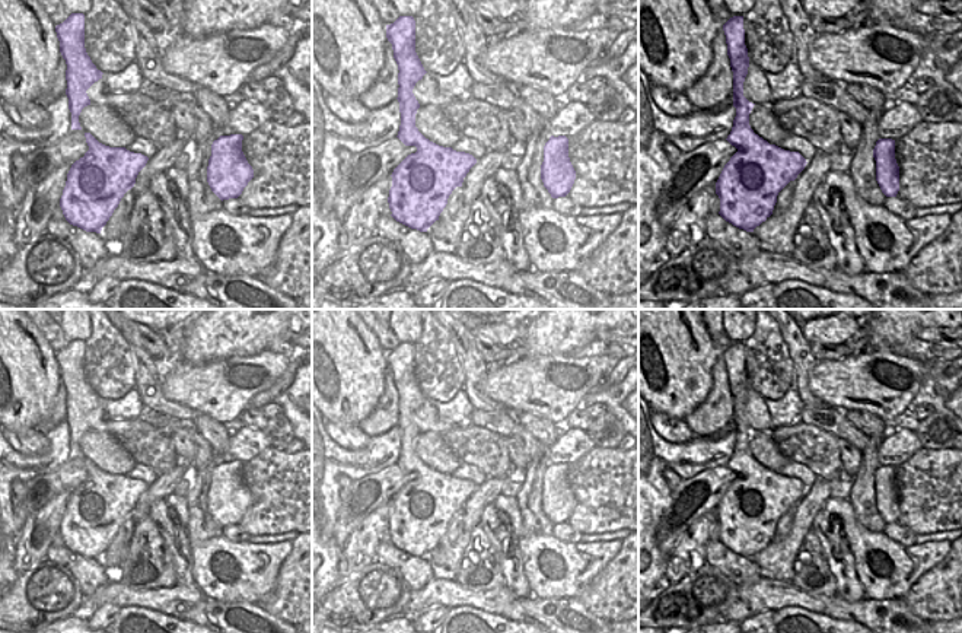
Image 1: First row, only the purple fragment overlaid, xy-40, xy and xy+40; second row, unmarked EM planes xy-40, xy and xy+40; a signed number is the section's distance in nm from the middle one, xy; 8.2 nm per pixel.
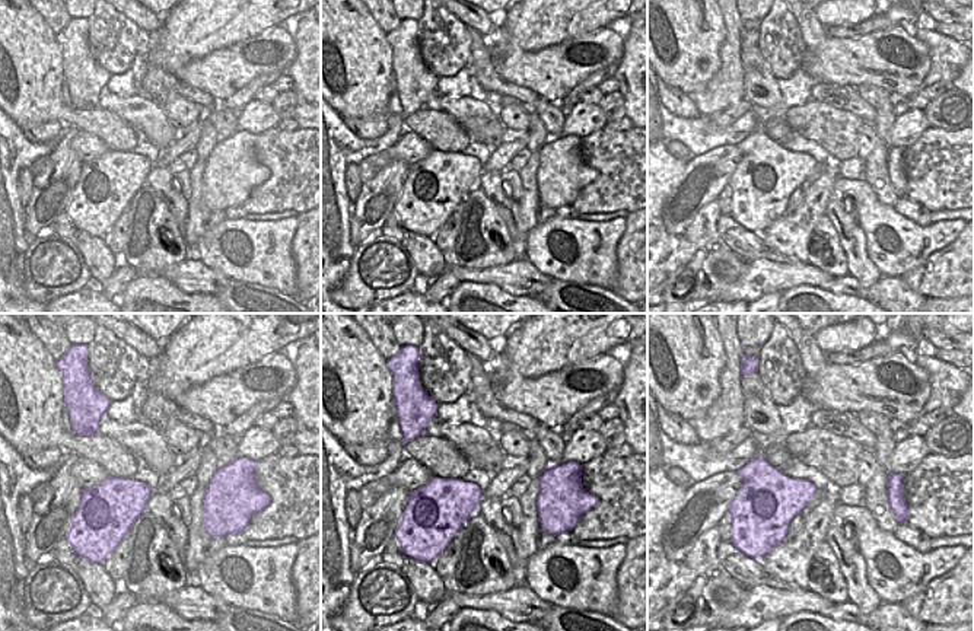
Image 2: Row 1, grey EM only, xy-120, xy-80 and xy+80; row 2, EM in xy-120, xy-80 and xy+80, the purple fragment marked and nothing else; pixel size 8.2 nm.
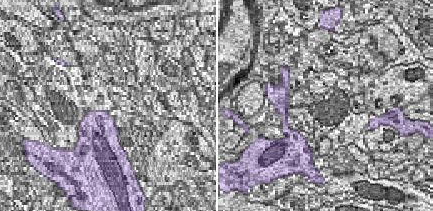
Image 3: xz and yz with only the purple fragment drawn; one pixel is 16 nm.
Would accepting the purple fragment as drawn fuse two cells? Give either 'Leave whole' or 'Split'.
Leave whole

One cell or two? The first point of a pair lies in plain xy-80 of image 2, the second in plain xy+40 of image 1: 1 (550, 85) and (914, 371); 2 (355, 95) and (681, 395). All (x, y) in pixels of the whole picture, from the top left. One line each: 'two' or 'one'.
1: one
2: one

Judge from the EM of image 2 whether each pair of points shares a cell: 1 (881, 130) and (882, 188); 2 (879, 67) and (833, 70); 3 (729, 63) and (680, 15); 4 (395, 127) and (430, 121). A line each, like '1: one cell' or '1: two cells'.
1: one cell
2: one cell
3: two cells
4: two cells

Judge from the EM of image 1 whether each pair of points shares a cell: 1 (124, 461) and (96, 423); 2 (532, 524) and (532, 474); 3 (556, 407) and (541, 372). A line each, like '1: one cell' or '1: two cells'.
1: two cells
2: one cell
3: one cell

